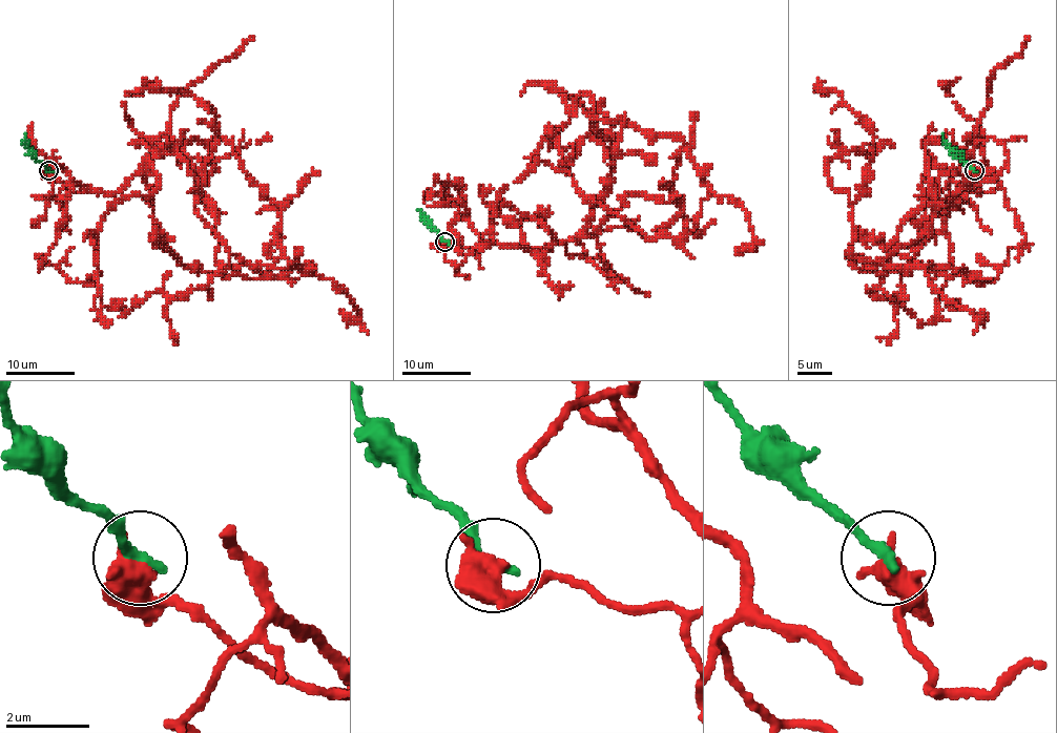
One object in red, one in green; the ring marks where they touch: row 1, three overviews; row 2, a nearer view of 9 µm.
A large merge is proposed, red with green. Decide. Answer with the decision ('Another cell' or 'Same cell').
Another cell

